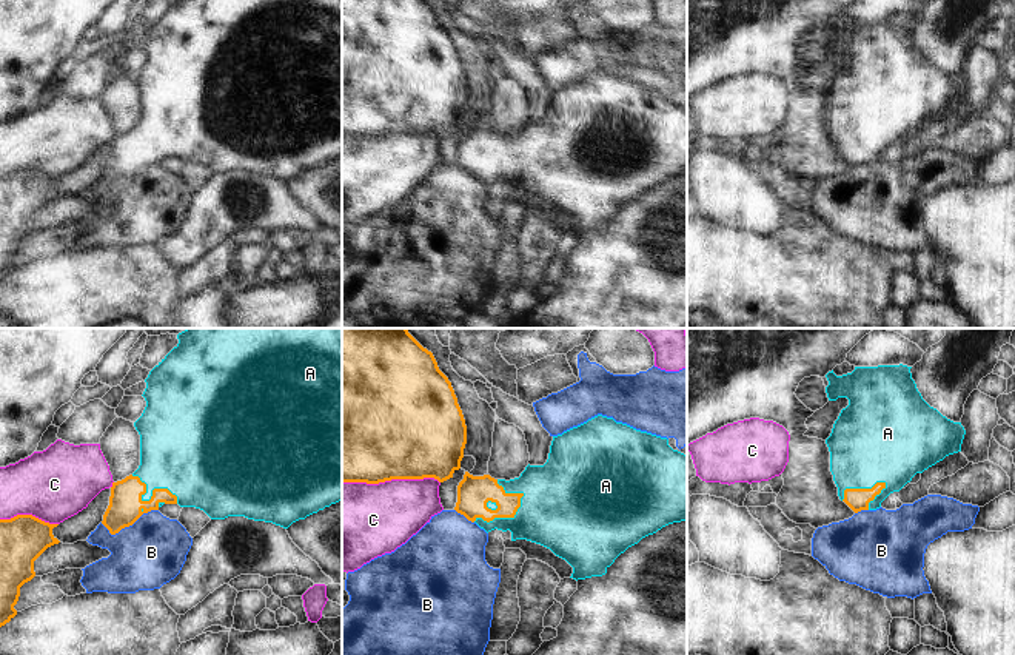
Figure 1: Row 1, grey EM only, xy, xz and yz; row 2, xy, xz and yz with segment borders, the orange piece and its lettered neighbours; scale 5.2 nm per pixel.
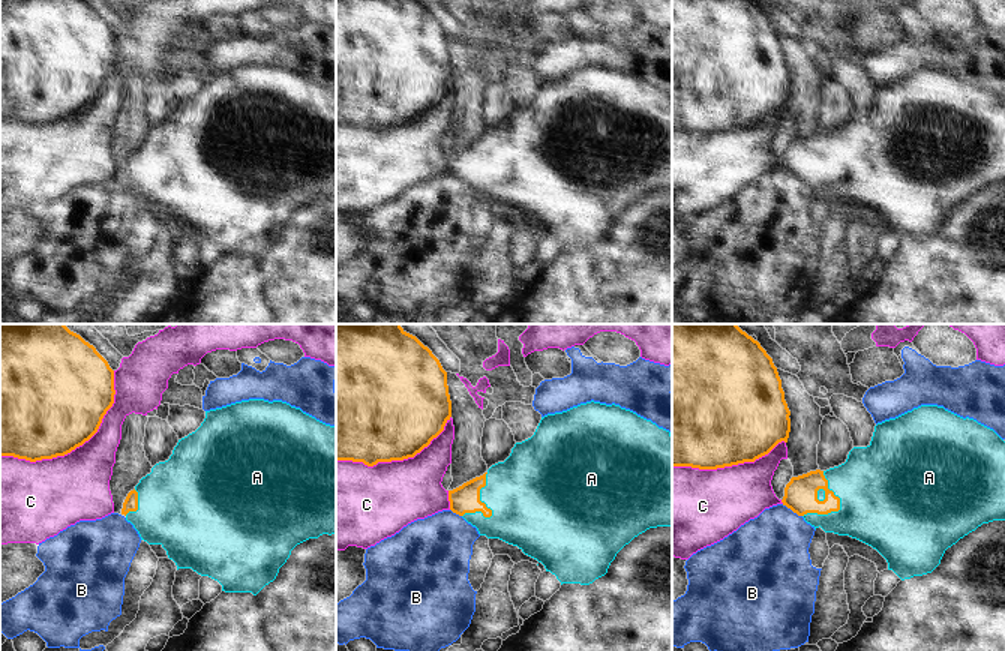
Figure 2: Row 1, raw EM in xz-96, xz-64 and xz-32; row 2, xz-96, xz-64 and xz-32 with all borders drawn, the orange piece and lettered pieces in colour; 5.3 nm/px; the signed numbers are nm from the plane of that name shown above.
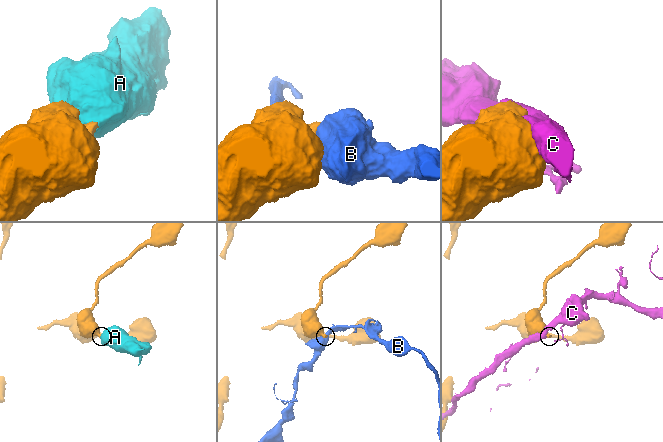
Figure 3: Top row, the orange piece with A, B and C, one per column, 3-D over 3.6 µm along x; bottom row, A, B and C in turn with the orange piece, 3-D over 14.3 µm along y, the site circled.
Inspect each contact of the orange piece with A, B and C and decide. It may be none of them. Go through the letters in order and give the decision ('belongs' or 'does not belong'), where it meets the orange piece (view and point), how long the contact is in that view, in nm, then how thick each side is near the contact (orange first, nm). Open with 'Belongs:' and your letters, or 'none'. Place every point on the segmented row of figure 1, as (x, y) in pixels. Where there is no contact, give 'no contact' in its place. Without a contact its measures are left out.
Belongs: A
A: belongs | xz (504, 517) | 300 nm | 180/340 nm
B: does not belong | xy (128, 526) | 320 nm | 180/360 nm
C: does not belong | xz (390, 480) | 500 nm | 500/380 nm

